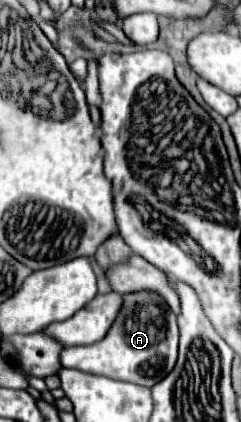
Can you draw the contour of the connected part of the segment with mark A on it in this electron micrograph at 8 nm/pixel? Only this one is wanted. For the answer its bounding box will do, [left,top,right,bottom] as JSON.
[62,293,178,387]

